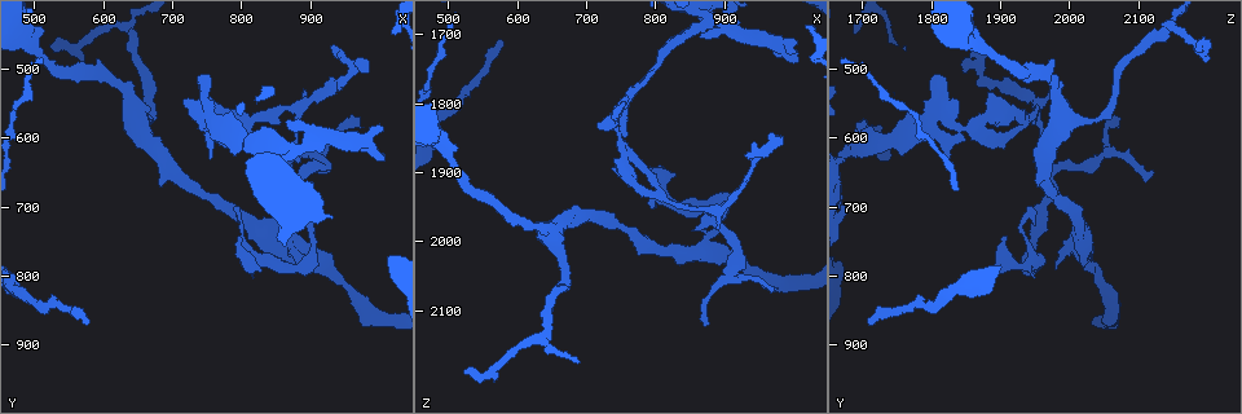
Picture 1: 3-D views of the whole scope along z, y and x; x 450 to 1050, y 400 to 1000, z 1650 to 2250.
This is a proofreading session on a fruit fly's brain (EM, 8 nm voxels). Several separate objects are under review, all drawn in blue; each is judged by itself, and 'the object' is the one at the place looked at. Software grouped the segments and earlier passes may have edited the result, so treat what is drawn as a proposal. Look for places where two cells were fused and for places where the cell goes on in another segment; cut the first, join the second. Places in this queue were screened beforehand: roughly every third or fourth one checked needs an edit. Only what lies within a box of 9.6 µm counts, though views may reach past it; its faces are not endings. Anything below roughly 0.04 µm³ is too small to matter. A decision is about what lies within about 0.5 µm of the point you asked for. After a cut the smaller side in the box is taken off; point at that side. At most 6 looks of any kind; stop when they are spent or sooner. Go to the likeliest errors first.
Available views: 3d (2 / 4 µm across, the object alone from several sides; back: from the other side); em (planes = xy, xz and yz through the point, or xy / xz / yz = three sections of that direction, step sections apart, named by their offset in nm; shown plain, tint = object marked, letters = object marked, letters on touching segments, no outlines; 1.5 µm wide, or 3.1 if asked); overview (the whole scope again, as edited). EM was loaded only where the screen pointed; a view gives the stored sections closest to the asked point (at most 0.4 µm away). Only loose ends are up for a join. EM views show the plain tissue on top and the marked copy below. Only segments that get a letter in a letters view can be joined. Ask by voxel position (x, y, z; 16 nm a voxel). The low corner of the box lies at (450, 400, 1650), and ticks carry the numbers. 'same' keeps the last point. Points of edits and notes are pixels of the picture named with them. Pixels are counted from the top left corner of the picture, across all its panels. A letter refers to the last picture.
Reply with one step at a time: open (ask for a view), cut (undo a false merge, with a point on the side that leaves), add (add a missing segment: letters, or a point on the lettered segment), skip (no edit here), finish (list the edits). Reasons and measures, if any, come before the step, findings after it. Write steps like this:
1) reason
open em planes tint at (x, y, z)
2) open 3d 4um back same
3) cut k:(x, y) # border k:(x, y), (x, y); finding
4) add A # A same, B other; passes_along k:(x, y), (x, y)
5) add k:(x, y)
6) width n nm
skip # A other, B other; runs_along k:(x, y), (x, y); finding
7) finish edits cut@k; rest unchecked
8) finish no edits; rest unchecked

an open end
open 3d 2um at (575, 870, 1710)

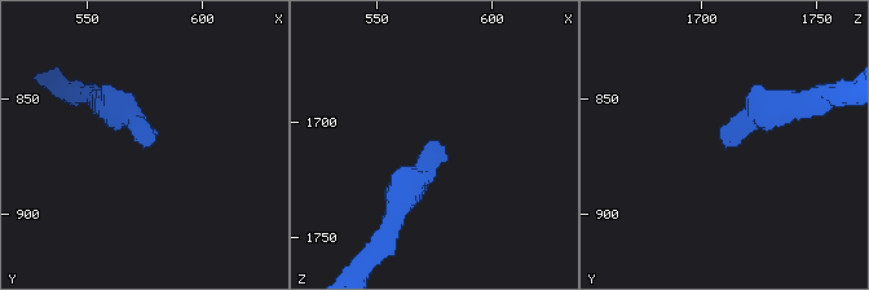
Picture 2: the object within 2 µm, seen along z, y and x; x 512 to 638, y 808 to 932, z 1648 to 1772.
open em planes letters at (571, 867, 1708)

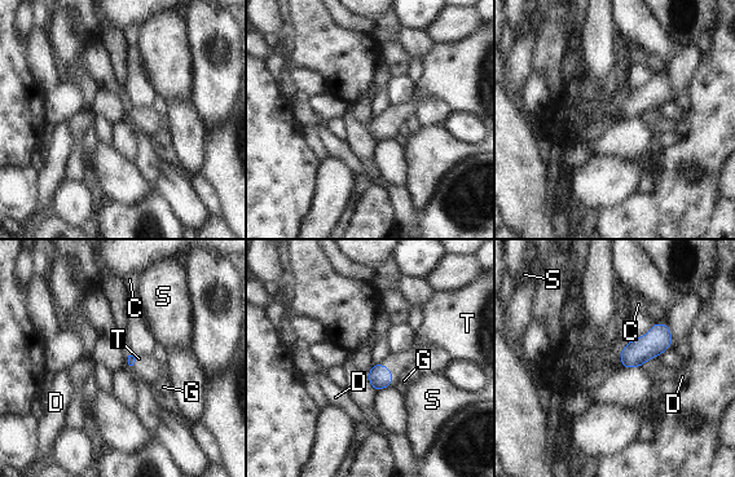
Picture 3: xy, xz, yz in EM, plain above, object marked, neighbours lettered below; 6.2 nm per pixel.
add T # C other, D other, G other, S other, T same; the cell continues

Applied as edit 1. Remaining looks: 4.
redraw
open overview

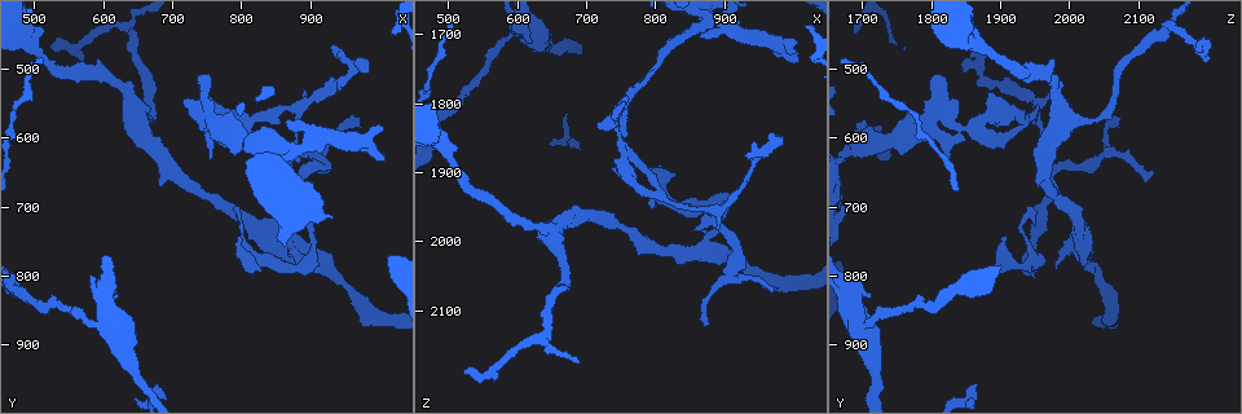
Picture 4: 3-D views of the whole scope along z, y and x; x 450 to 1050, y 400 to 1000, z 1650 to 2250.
branch stops here
open em planes tint at (980, 505, 1850)

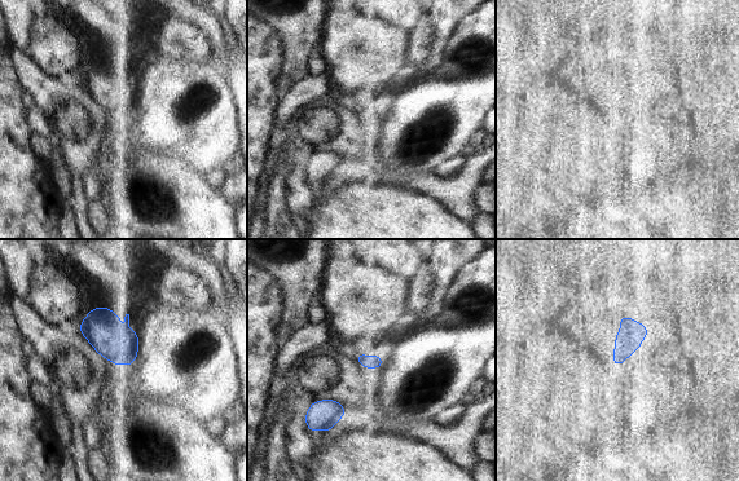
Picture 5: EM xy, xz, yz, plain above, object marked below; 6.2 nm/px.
open em planes letters same

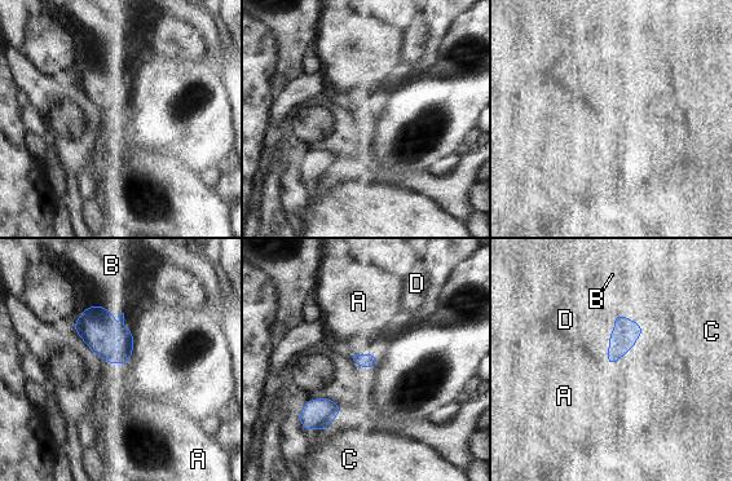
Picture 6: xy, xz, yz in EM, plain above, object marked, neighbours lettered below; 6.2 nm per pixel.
skip # A other, B other, C other, D other; border 6:(607, 361), (609, 366); no lettered segment goes on from it

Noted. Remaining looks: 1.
branch stops here
open em planes letters at (970, 585, 2070)

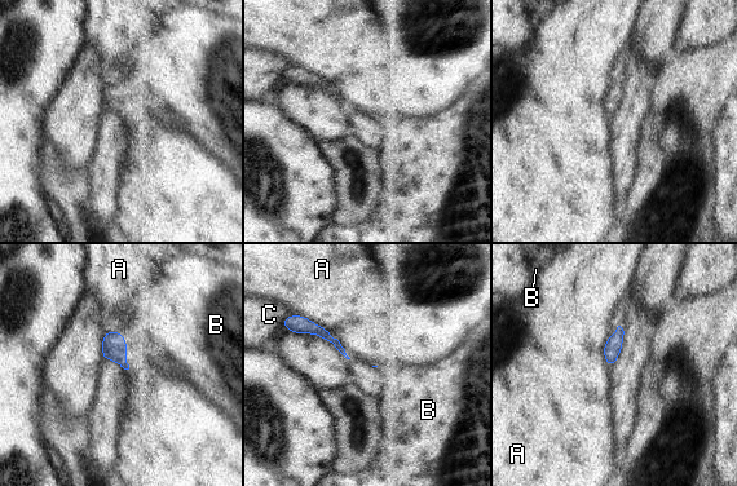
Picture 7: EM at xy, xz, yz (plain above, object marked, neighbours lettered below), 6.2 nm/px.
longest_contact A 440 nm
add B # A other, B same, C other; it goes on there

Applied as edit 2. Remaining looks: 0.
finish edits add@3, add@7; rest unchecked

